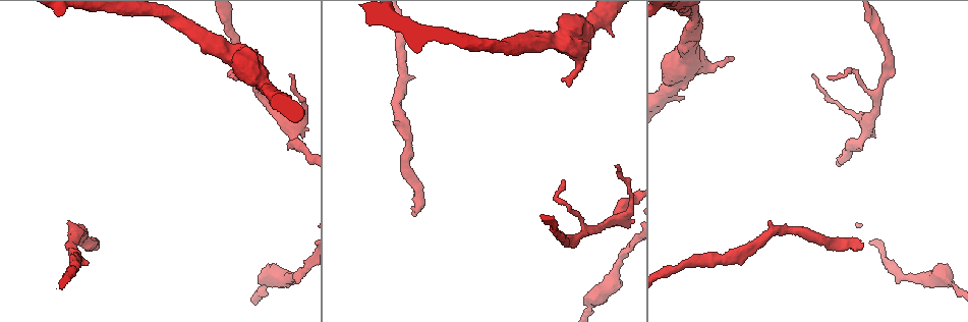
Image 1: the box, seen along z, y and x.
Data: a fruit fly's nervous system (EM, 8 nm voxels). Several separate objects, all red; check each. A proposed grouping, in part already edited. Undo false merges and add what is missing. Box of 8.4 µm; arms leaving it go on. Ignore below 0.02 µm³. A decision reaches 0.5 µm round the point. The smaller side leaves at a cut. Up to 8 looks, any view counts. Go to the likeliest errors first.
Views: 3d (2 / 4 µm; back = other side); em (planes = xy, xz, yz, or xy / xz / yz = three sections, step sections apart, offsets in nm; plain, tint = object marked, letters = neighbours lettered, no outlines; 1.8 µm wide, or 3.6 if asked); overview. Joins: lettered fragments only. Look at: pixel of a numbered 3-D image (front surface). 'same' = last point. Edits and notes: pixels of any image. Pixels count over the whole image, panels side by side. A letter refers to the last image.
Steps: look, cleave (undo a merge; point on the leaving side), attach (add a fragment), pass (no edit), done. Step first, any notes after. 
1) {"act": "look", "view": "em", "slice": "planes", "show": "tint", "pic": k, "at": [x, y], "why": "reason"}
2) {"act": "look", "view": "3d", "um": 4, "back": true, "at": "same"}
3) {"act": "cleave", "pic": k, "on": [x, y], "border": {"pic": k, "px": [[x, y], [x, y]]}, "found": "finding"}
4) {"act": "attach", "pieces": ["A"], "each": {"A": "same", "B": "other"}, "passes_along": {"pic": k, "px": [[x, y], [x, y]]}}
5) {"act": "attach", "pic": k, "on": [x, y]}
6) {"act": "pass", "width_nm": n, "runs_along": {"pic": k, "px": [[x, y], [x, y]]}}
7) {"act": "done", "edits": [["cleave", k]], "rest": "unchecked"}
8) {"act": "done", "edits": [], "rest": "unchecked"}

{"act": "look", "view": "3d", "um": 4, "pic": 1, "at": [862, 249], "why": "end of a long branch"}

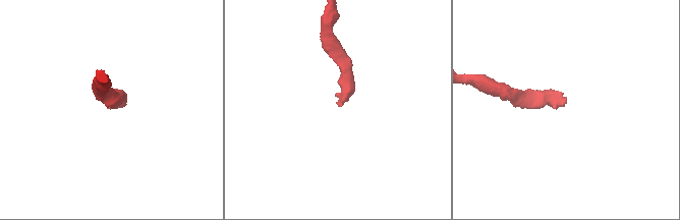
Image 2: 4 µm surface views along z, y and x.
{"act": "look", "view": "em", "slice": "planes", "show": "tint", "pic": 2, "at": [340, 106], "why": "now the EM"}

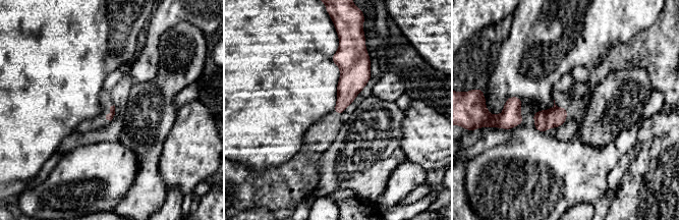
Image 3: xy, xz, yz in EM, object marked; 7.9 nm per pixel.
{"act": "look", "view": "em", "slice": "planes", "show": "letters", "at": "same"}

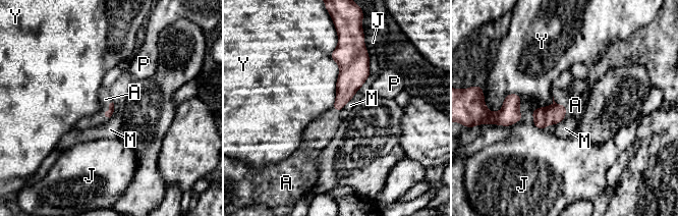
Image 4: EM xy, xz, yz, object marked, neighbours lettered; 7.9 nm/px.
{"act": "attach", "pieces": ["A"], "each": {"A": "same", "J": "other", "M": "other", "P": "other", "Y": "other"}, "passes_along": {"pic": 4, "px": [[554, 114], [565, 104], [575, 105]]}, "found": "the neuron continues"}

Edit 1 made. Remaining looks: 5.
{"act": "look", "view": "em", "slice": "planes", "show": "letters", "pic": 1, "at": [569, 87]}

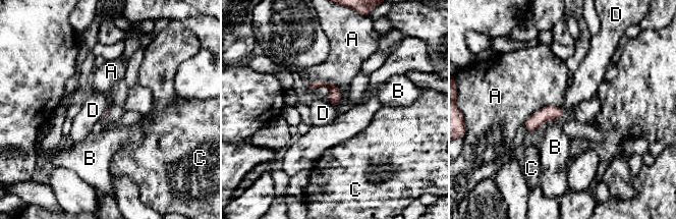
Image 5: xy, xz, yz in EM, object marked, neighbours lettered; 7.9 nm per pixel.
{"act": "pass", "each": {"A": "other", "B": "other", "C": "other", "D": "other"}, "border": {"pic": 5, "px": [[328, 100], [335, 107]]}, "found": "none of them fits"}

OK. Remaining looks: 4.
{"act": "look", "view": "3d", "um": 2, "back": true, "pic": 1, "at": [682, 97], "why": "stops while still wide"}

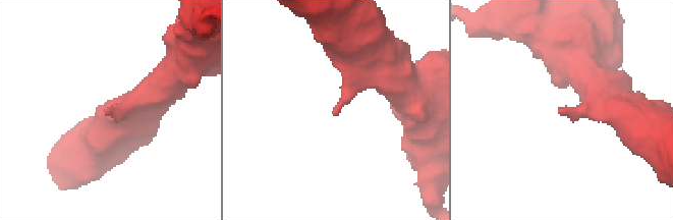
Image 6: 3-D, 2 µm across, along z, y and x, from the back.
{"act": "look", "view": "em", "slice": "xz", "step": 8, "show": "tint", "pic": 6, "at": [107, 113], "why": "need the tissue"}

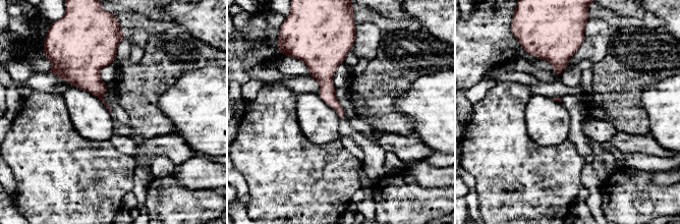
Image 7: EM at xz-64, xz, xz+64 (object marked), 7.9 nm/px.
{"act": "look", "view": "em", "slice": "planes", "show": "letters", "at": "same", "why": "cut it another way"}

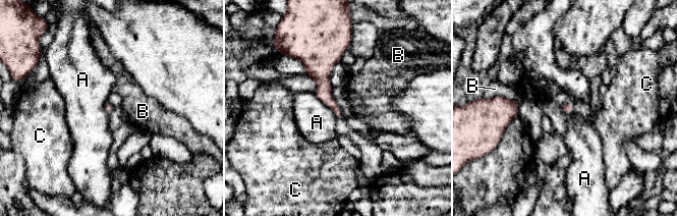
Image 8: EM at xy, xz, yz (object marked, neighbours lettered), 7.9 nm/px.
{"act": "pass", "each": {"A": "other", "B": "other", "C": "other"}, "border": {"pic": 8, "px": [[314, 93], [333, 110], [336, 116]]}, "found": "none of them fits"}

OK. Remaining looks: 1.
{"act": "done", "edits": [["attach", 4]], "rest": "unchecked"}

